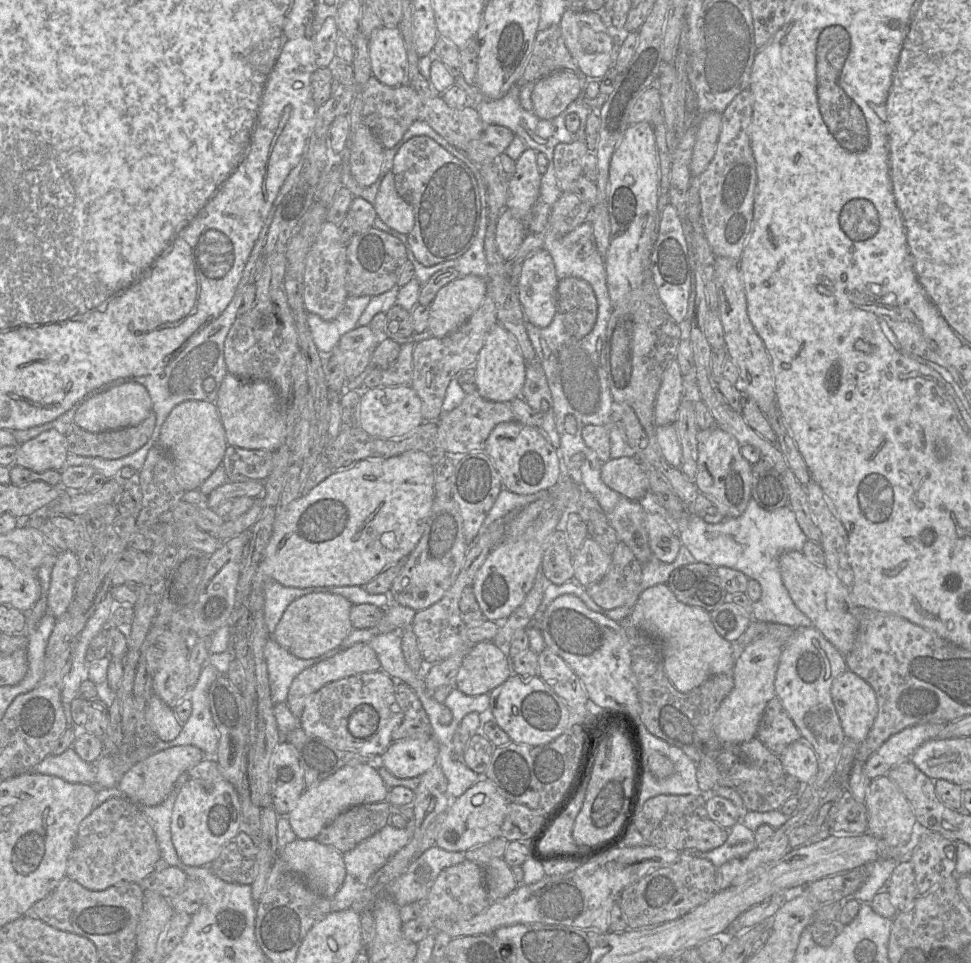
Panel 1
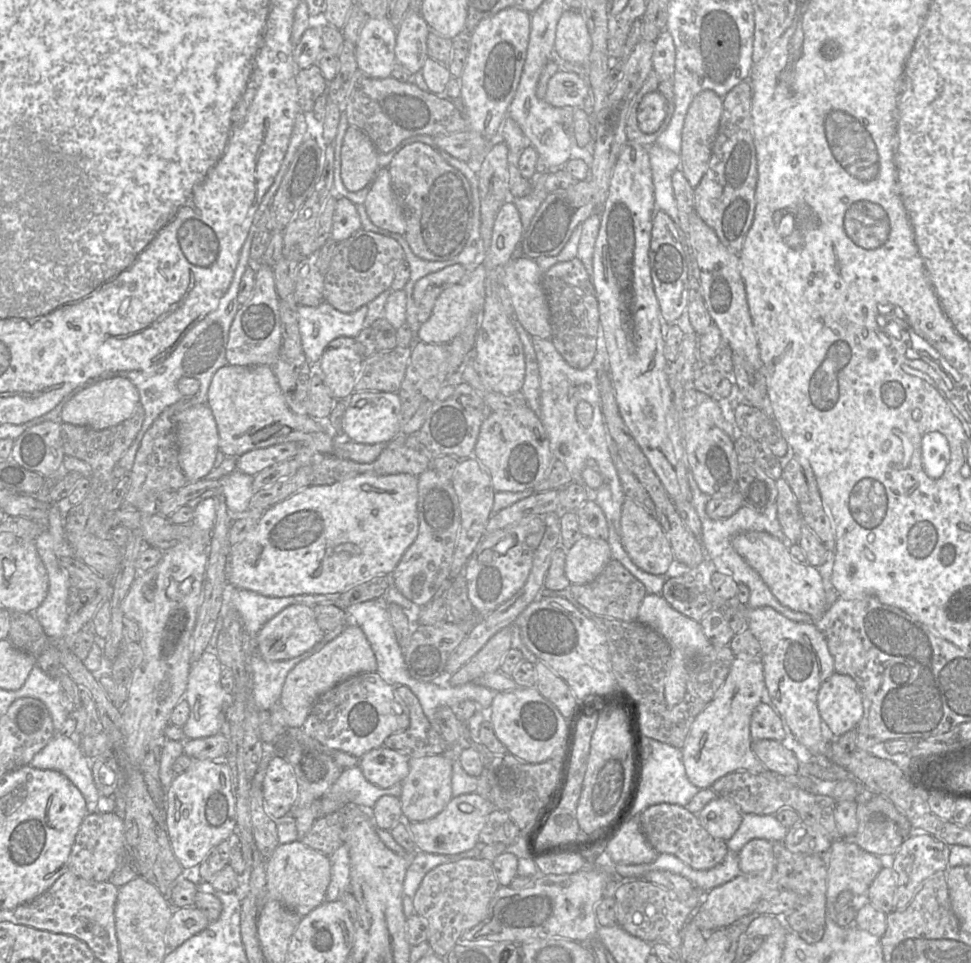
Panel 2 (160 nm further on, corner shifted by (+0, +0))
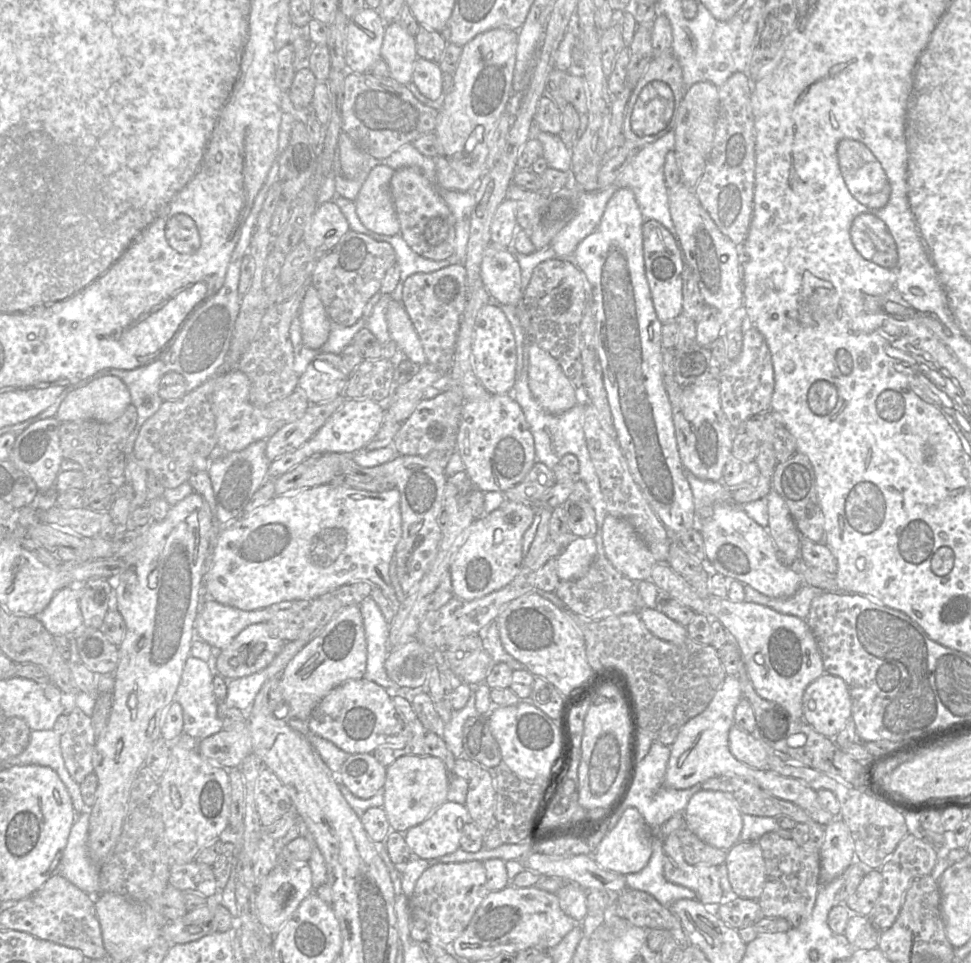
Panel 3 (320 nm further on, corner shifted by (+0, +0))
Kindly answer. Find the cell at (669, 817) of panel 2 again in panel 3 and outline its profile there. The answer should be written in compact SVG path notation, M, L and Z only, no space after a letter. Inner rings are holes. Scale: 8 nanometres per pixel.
M670 833L662 840L665 879L694 891L696 899L707 907L713 908L722 903L725 895L720 887L717 866L688 864L676 833Z

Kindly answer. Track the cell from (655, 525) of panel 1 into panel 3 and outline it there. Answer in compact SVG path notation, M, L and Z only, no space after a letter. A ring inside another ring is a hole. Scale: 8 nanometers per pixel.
M607 515L602 526L605 556L630 580L650 580L657 560L625 519Z

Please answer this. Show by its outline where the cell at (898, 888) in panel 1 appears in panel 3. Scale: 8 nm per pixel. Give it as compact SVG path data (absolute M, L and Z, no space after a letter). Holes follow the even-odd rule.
M879 869L867 872L857 889L842 903L851 914L868 916L875 906L882 888Z

